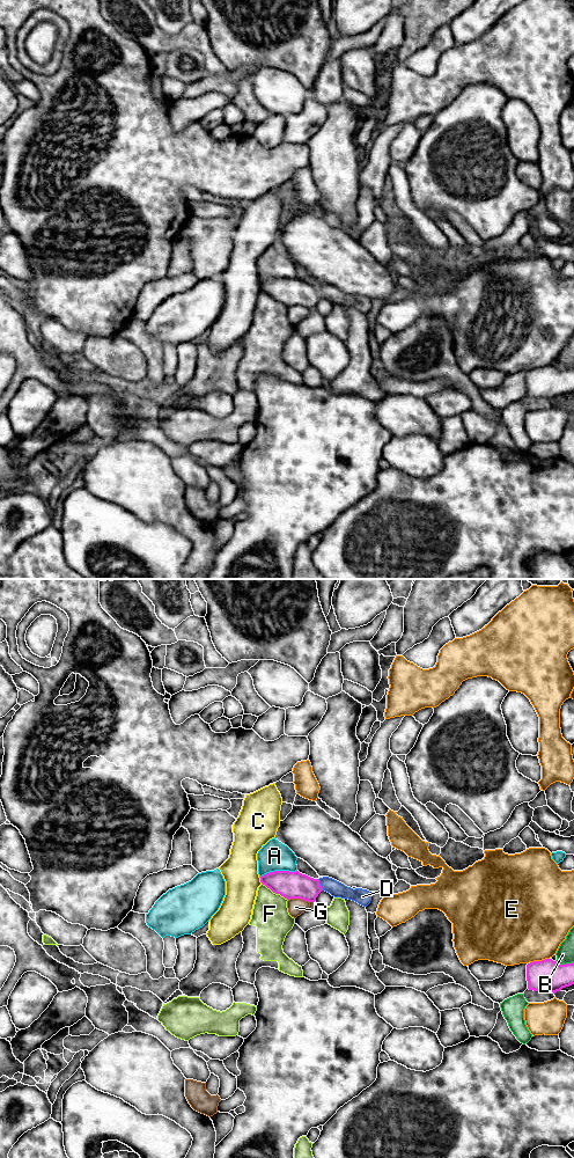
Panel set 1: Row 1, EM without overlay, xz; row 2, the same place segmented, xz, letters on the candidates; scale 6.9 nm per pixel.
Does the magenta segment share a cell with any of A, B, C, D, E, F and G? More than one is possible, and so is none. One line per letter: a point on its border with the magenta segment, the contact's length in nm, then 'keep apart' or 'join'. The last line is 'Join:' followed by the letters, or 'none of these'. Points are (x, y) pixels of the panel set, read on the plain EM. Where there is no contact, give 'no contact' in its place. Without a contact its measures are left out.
A: contact xz (278, 278); length 260 nm; keep apart
B: contact xz (564, 372); length 140 nm; keep apart
C: contact xz (260, 287); length 40 nm; keep apart
D: contact xz (319, 292); length 90 nm; keep apart
E: contact xz (539, 368); length 140 nm; keep apart
F: contact xz (274, 299); length 220 nm; keep apart
G: contact xz (299, 305); length 150 nm; keep apart
Join: none of these

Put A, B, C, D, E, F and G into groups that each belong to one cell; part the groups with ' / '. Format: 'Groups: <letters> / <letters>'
Groups: A / B / C / D / E / F / G

